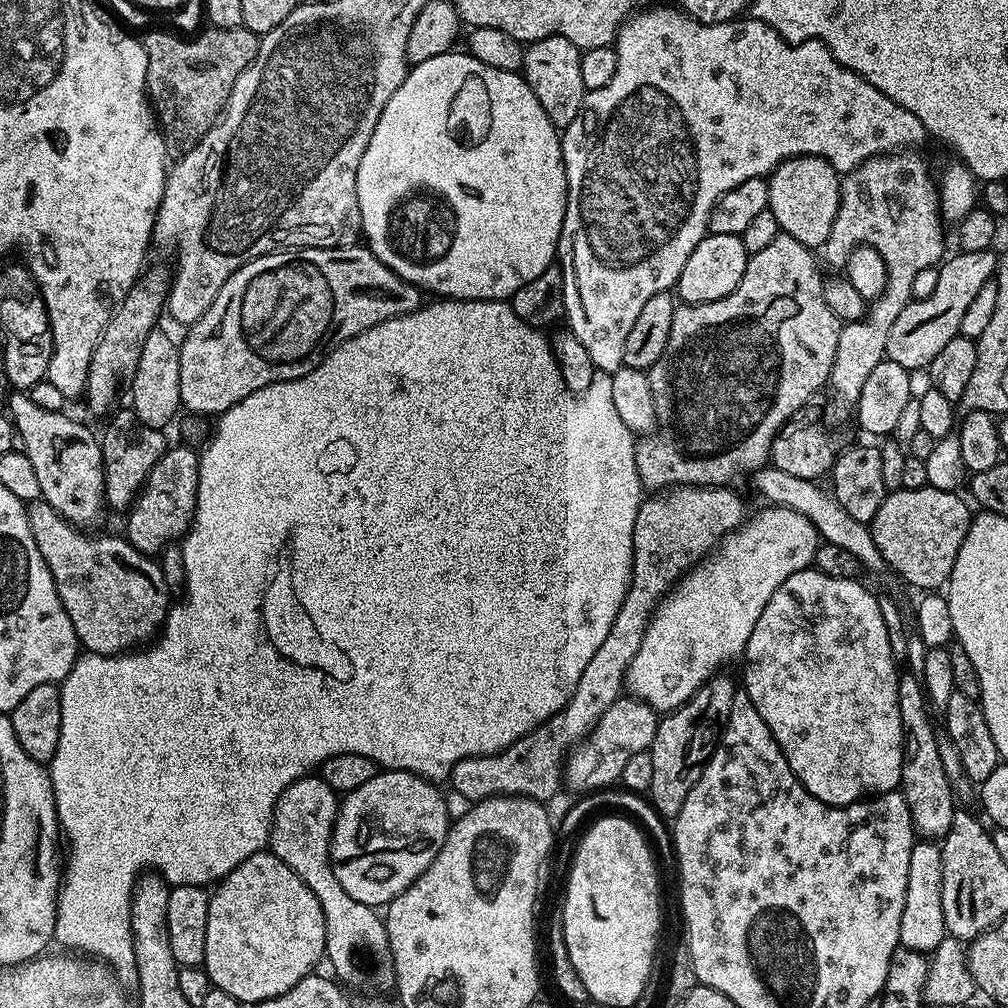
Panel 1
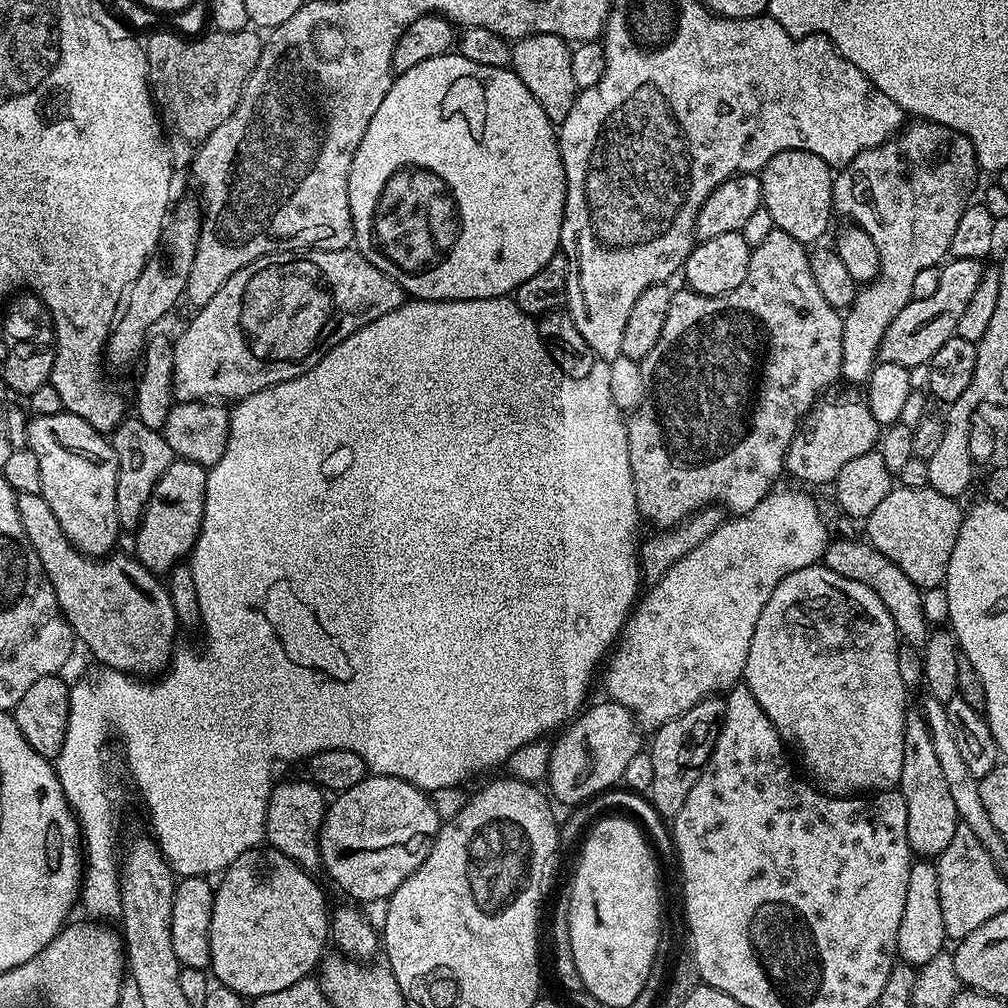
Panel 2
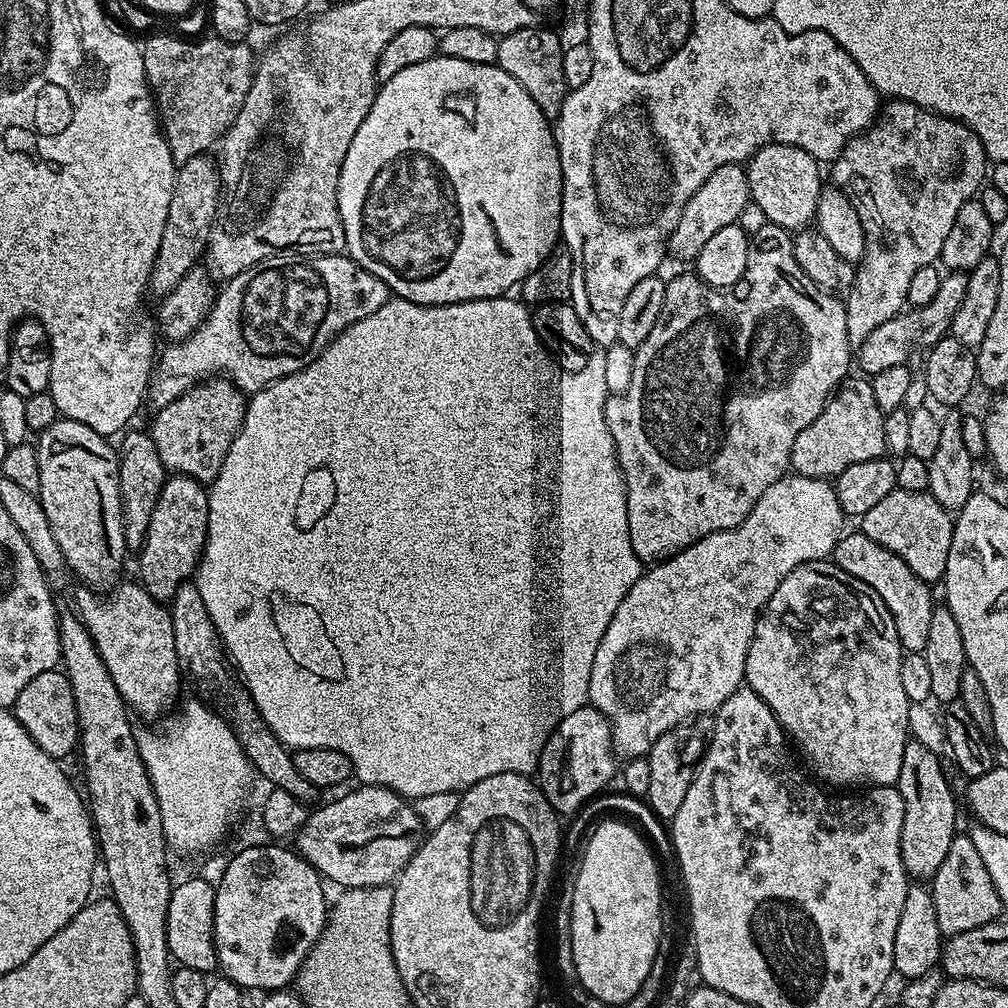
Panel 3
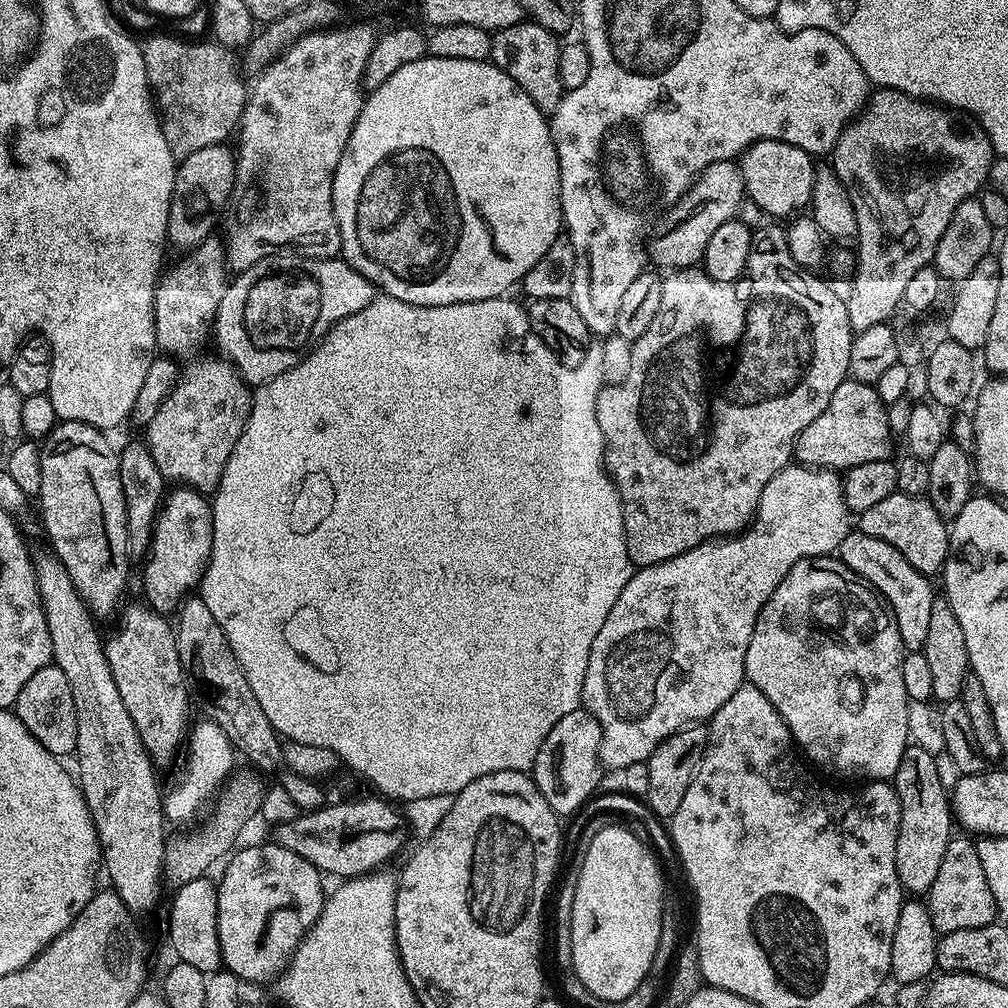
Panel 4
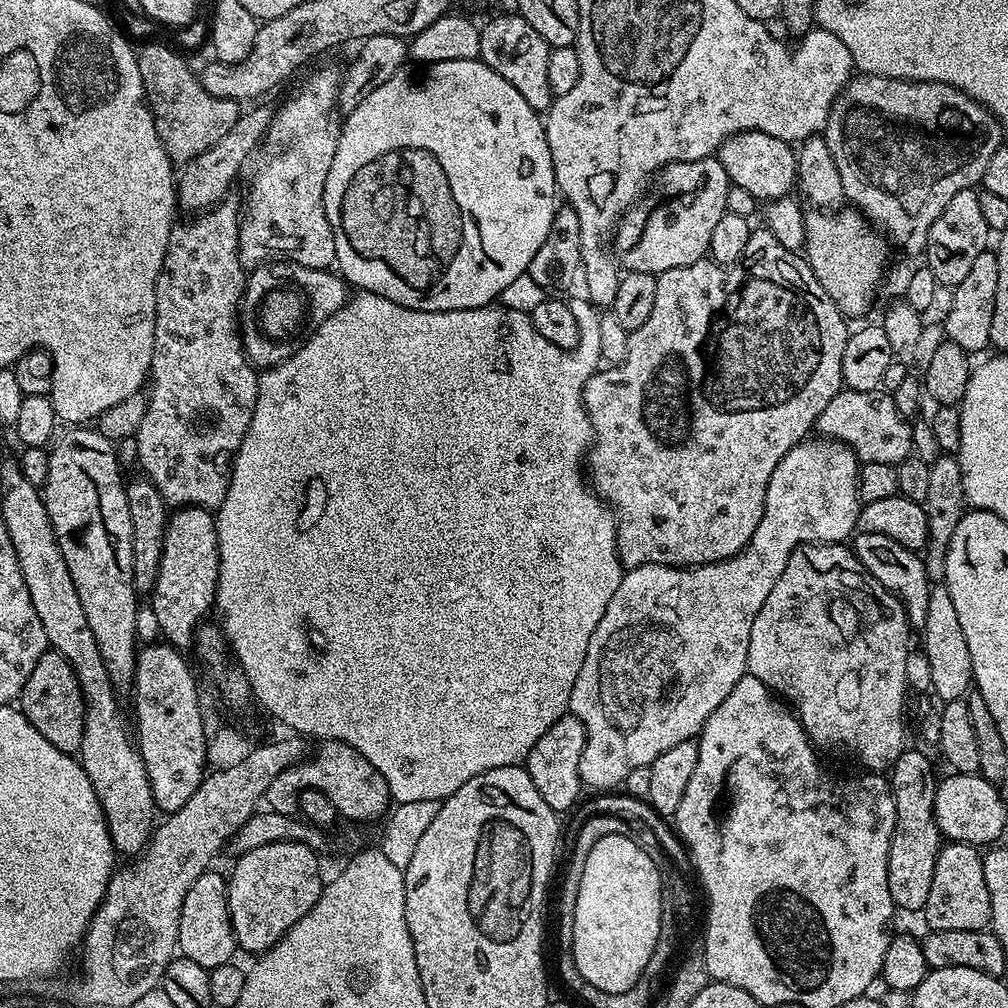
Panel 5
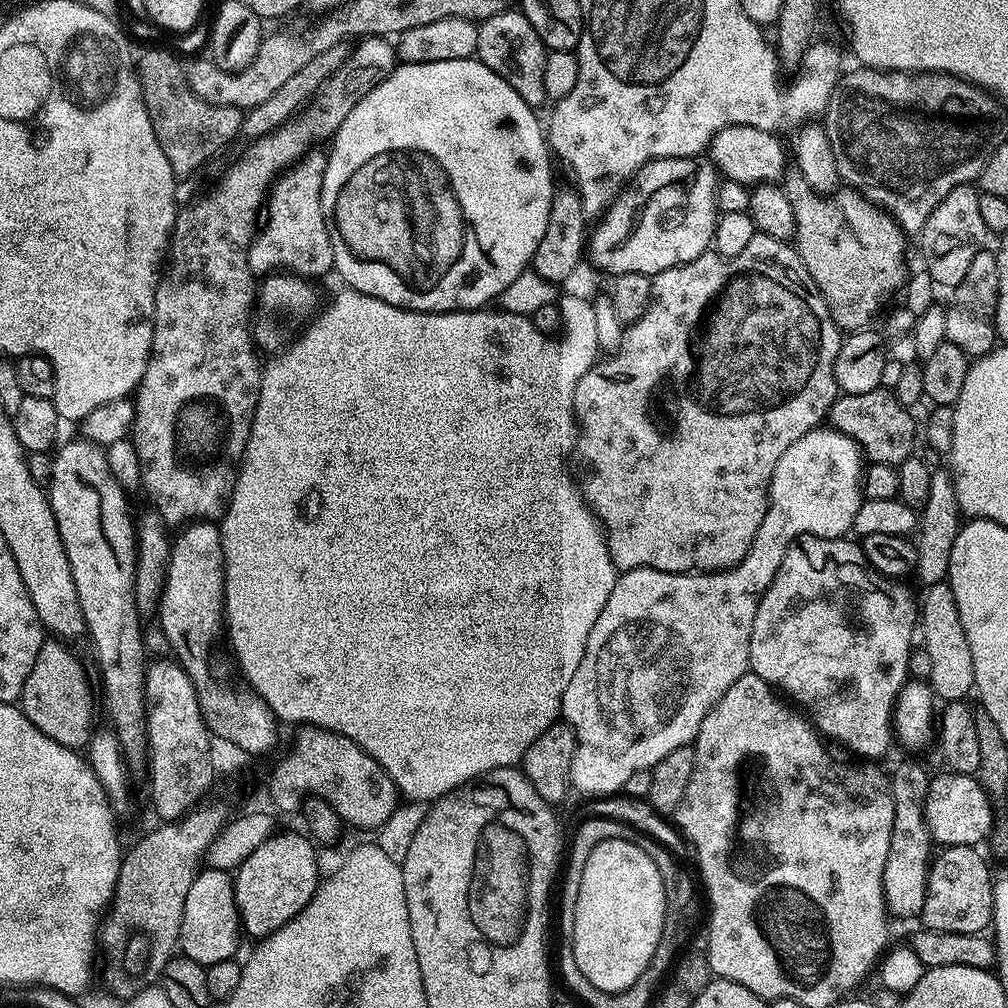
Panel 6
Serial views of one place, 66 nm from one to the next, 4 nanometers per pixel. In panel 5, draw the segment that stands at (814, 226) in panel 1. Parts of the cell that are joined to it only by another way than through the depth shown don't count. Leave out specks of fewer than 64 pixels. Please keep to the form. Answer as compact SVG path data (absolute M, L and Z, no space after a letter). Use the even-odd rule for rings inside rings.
M740 132L737 136L730 136L721 144L718 158L729 181L737 188L750 190L750 194L754 194L757 201L776 200L780 196L789 195L797 187L798 173L793 145L770 134Z

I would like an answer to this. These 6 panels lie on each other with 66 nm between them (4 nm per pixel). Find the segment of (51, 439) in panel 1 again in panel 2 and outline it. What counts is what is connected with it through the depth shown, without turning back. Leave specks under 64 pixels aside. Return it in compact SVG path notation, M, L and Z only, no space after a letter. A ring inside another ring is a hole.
M72 412L32 416L28 422L28 447L38 458L42 473L40 495L50 502L58 526L72 545L86 556L103 558L113 551L122 529L114 510L116 455L109 437Z

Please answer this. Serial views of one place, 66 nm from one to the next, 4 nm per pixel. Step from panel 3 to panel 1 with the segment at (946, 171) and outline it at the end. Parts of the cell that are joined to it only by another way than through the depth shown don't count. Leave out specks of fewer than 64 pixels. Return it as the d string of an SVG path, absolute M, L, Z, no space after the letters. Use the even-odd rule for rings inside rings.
M897 150L887 156L876 156L872 160L868 160L865 164L861 164L859 168L847 173L840 182L840 205L838 206L838 214L834 218L834 226L830 226L830 238L826 238L822 249L824 260L830 267L836 270L843 269L844 263L848 260L848 256L852 253L852 249L861 245L868 244L874 250L878 250L878 254L882 254L882 258L886 262L886 270L888 271L888 285L878 299L871 301L867 305L864 317L861 320L855 320L849 324L844 324L838 334L838 351L834 354L834 366L828 375L828 383L826 385L827 391L832 391L832 397L828 400L828 416L836 424L844 424L853 415L858 398L862 394L862 386L866 386L866 378L870 378L870 370L874 370L874 366L878 366L888 355L886 350L886 342L890 342L890 330L894 326L894 322L898 318L898 314L902 314L902 310L906 310L906 306L910 303L912 298L912 291L914 290L914 278L922 270L927 268L935 268L945 259L946 251L944 252L944 228L940 225L940 207L942 201L938 191L937 181L934 176L928 173L928 164L920 156L915 156L917 153L912 150Z

